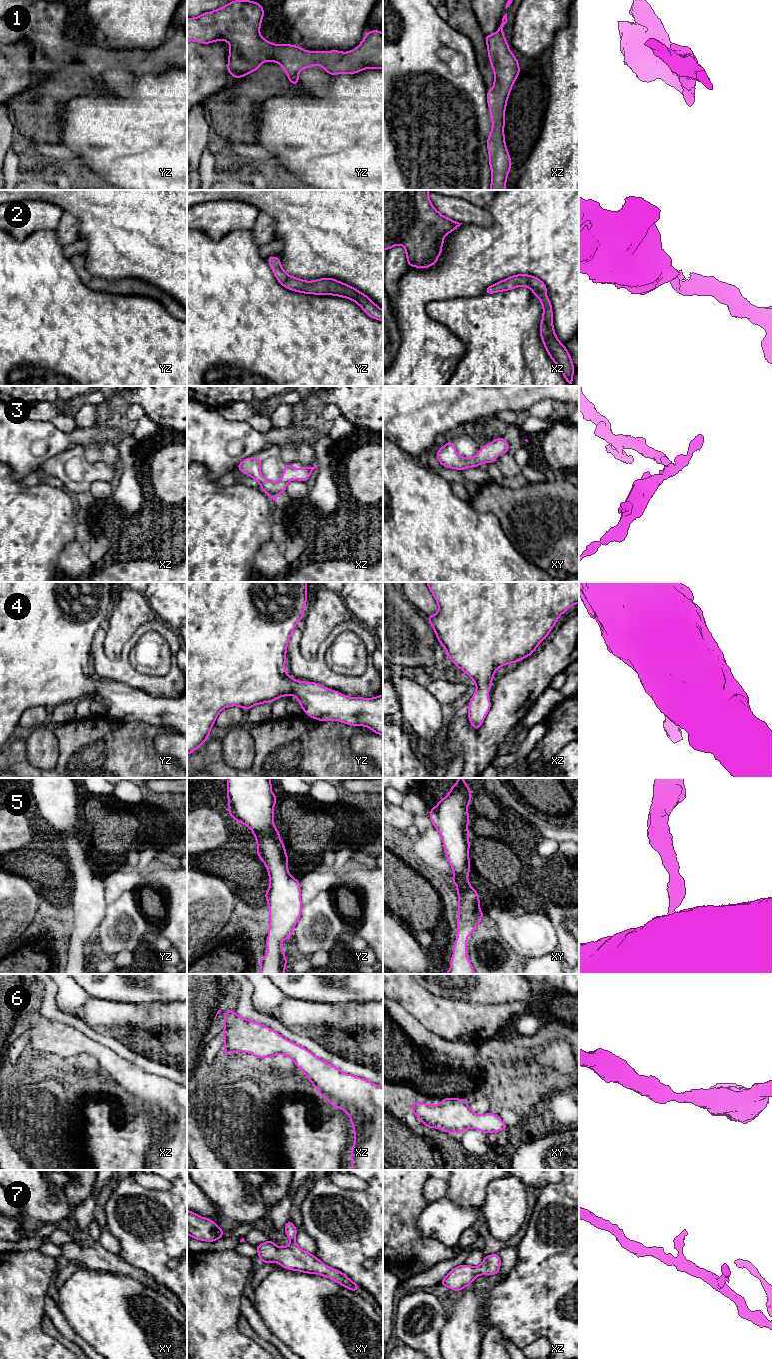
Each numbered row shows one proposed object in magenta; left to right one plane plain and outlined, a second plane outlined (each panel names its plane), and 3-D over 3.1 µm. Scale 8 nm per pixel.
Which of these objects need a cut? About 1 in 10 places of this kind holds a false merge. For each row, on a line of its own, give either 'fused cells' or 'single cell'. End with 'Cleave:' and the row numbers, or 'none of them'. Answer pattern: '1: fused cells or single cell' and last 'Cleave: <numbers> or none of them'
1: single cell
2: single cell
3: single cell
4: single cell
5: single cell
6: single cell
7: single cell
Cleave: none of them

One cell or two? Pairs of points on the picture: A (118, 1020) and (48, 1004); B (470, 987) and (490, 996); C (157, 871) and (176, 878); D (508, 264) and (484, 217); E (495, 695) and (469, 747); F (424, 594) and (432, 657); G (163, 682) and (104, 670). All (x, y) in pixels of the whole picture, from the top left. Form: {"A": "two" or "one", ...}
{"A": "two", "B": "one", "C": "one", "D": "two", "E": "one", "F": "two", "G": "one"}

